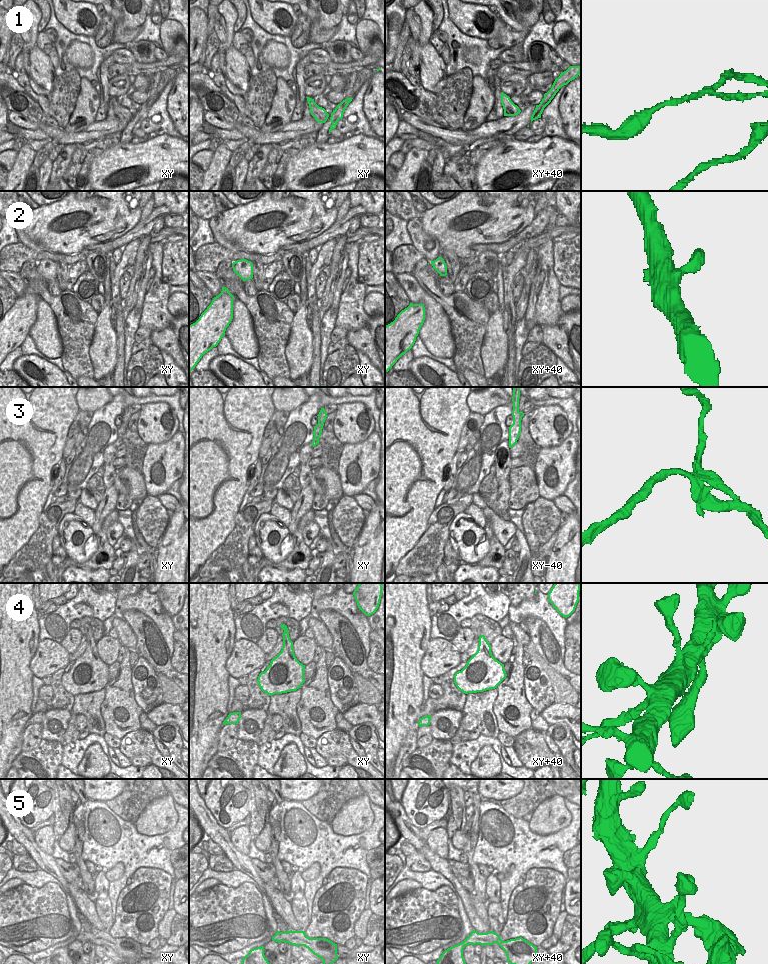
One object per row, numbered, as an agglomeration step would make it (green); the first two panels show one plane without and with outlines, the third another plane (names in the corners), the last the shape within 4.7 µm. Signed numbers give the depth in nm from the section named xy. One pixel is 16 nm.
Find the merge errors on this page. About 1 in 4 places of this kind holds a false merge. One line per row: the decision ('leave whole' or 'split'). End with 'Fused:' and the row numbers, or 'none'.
1: split
2: leave whole
3: split
4: leave whole
5: leave whole
Fused: 1, 3

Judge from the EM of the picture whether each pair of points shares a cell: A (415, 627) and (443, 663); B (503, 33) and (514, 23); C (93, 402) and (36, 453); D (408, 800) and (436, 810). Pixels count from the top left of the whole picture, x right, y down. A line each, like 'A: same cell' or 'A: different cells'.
A: different cells
B: different cells
C: different cells
D: same cell

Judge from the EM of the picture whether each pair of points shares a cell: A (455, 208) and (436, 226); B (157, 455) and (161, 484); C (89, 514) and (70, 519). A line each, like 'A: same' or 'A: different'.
A: same
B: same
C: different

